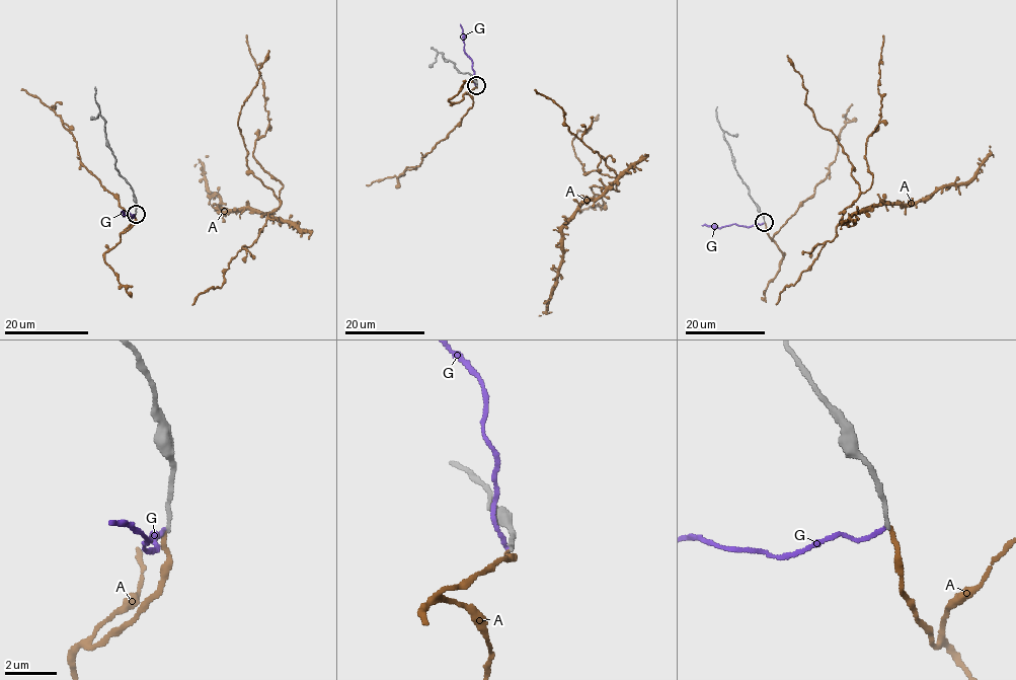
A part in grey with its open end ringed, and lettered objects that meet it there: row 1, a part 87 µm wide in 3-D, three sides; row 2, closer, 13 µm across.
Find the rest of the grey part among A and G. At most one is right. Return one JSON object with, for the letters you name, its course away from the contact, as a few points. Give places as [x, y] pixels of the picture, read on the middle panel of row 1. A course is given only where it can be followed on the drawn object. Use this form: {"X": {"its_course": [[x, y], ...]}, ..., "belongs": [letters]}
{"belongs": ["A"]}

